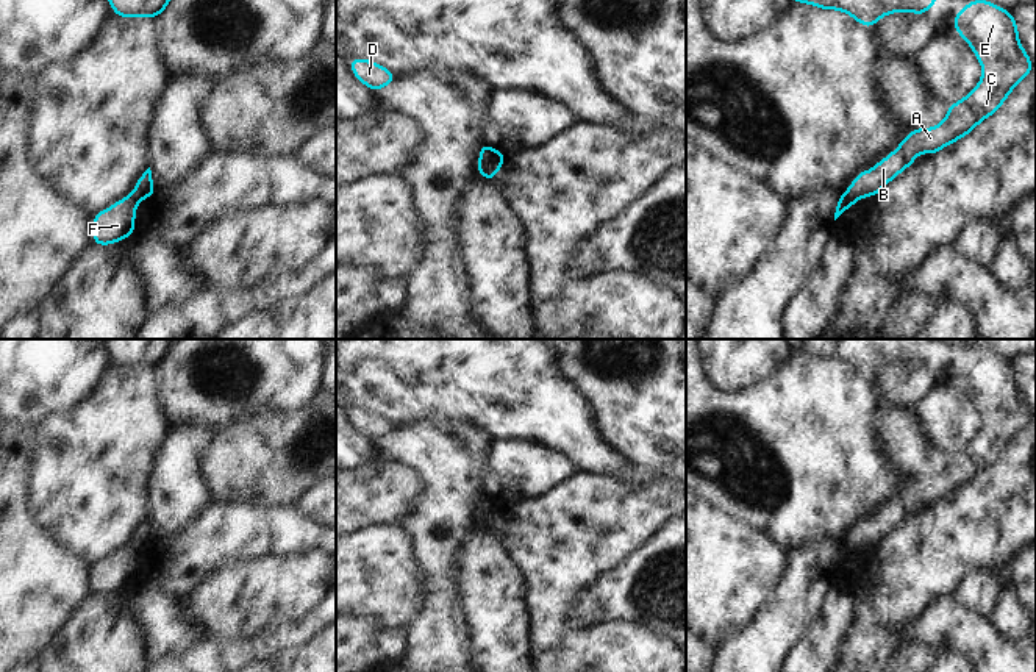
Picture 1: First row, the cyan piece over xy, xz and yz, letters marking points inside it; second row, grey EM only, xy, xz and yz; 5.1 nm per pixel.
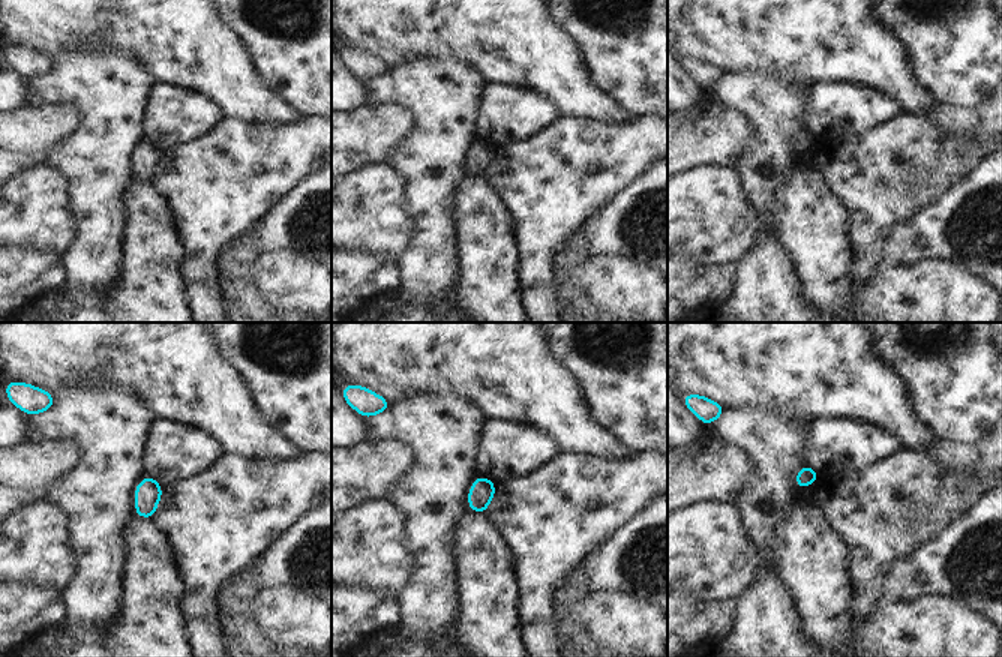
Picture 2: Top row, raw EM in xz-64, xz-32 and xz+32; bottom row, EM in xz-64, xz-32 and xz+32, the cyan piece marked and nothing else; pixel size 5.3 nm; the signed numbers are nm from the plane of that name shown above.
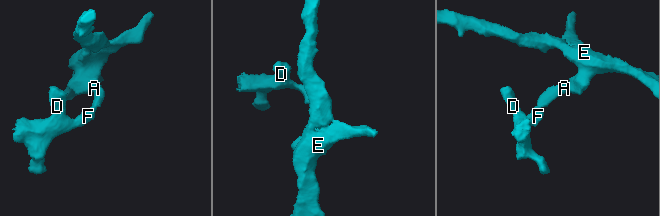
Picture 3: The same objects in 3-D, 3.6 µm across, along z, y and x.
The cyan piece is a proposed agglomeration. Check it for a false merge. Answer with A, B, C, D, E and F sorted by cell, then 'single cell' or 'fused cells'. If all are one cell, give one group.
A B C E / D F; fused cells

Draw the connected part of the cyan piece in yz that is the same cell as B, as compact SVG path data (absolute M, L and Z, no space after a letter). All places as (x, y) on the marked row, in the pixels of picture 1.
M970 0L970 3L956 13L953 20L955 31L959 33L972 47L975 56L983 66L983 77L973 91L963 100L947 106L947 117L939 125L922 130L913 128L913 133L903 139L903 142L872 170L858 173L852 184L848 184L847 194L855 200L861 197L878 195L880 191L898 173L902 173L909 164L916 163L916 155L925 152L930 156L939 152L942 147L953 144L967 133L970 133L983 119L997 113L1014 86L1022 81L1033 69L1033 63L1027 52L1020 47L1017 36L1017 23L1011 13L992 5L988 0Z

